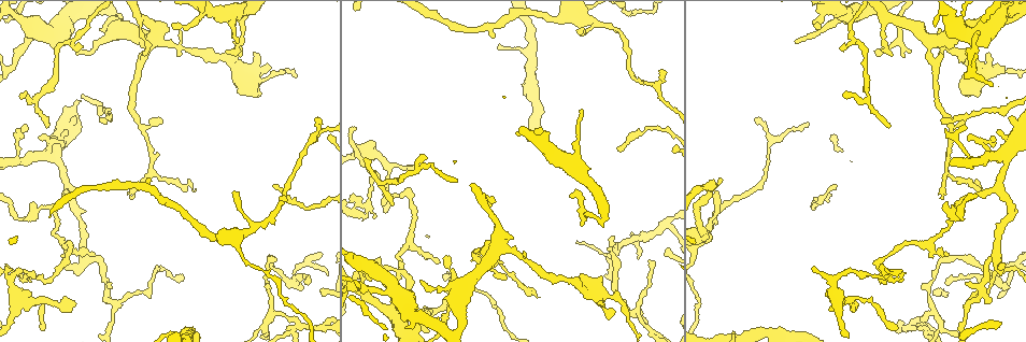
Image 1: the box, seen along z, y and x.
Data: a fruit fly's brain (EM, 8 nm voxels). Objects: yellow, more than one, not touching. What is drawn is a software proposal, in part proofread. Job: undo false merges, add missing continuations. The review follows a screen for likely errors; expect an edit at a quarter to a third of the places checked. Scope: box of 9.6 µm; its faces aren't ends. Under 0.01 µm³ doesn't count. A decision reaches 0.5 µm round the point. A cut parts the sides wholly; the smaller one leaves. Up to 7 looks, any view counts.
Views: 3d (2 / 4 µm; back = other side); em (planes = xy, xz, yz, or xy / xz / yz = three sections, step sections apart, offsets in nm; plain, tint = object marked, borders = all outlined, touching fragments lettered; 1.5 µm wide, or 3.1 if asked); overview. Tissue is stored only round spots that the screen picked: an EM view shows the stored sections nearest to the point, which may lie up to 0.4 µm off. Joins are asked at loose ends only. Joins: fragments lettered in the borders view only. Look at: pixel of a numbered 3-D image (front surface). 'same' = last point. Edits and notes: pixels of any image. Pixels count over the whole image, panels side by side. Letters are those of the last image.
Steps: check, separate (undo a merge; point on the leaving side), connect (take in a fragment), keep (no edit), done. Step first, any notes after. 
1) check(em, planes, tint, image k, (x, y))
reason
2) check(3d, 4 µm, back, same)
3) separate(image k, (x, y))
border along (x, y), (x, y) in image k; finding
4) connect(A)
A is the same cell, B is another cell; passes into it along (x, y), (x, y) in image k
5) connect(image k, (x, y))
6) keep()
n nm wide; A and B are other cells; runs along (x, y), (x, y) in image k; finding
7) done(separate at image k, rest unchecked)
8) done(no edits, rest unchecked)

check(3d, 4 µm, image 1, (661, 69))
tapers out

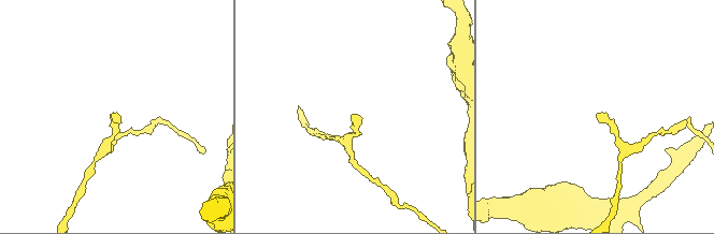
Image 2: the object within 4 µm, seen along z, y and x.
check(em, planes, borders, image 2, (112, 113))

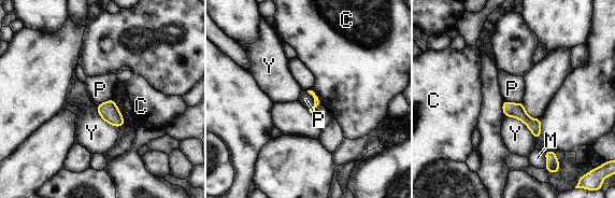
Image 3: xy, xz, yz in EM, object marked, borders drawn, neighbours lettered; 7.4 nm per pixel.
keep()
C, M, P and Y are other cells; border along (306, 90), (313, 98), (309, 110) in image 3; none of them fits

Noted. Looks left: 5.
check(3d, 4 µm, image 1, (392, 291))
sudden change in width

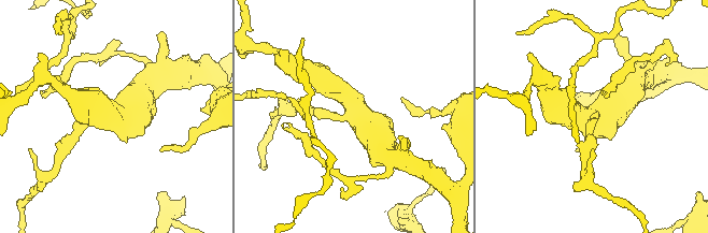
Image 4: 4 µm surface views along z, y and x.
check(em, planes, tint, image 4, (117, 116))

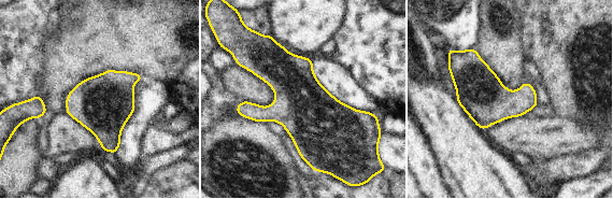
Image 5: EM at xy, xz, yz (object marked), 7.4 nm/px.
check(em, planes, borders, same)
what lies round it

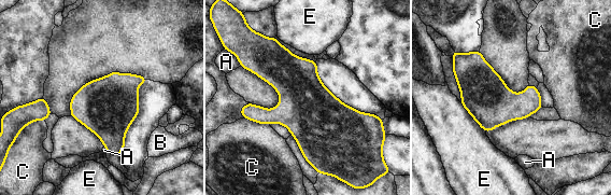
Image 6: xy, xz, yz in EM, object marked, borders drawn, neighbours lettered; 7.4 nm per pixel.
keep()
440 nm wide; E touches over 300 nm; A, B, C and E are other cells; one neuron here

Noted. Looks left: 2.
done(no edits, rest unchecked)

